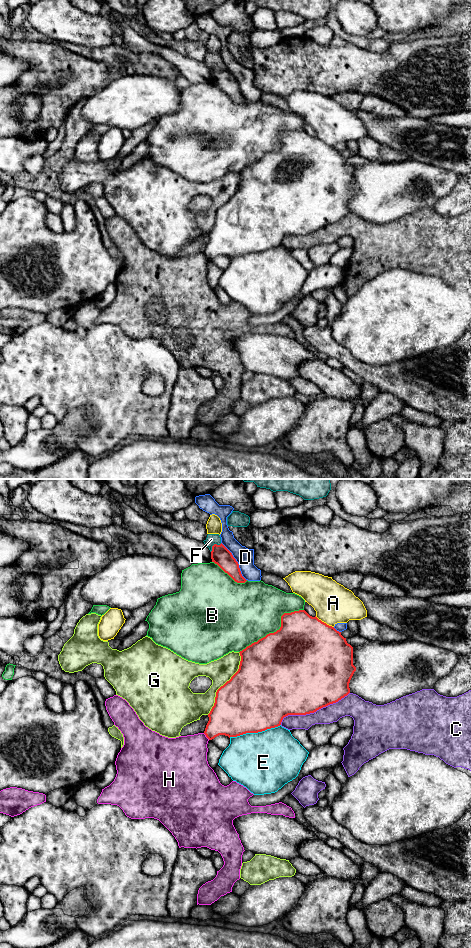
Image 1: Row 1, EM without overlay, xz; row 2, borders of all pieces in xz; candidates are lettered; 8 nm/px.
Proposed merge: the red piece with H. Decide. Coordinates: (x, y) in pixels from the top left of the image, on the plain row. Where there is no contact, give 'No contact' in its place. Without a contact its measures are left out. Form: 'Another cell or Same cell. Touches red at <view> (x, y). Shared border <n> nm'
Another cell. Touches red at xz (206, 256). Shared border 80 nm

